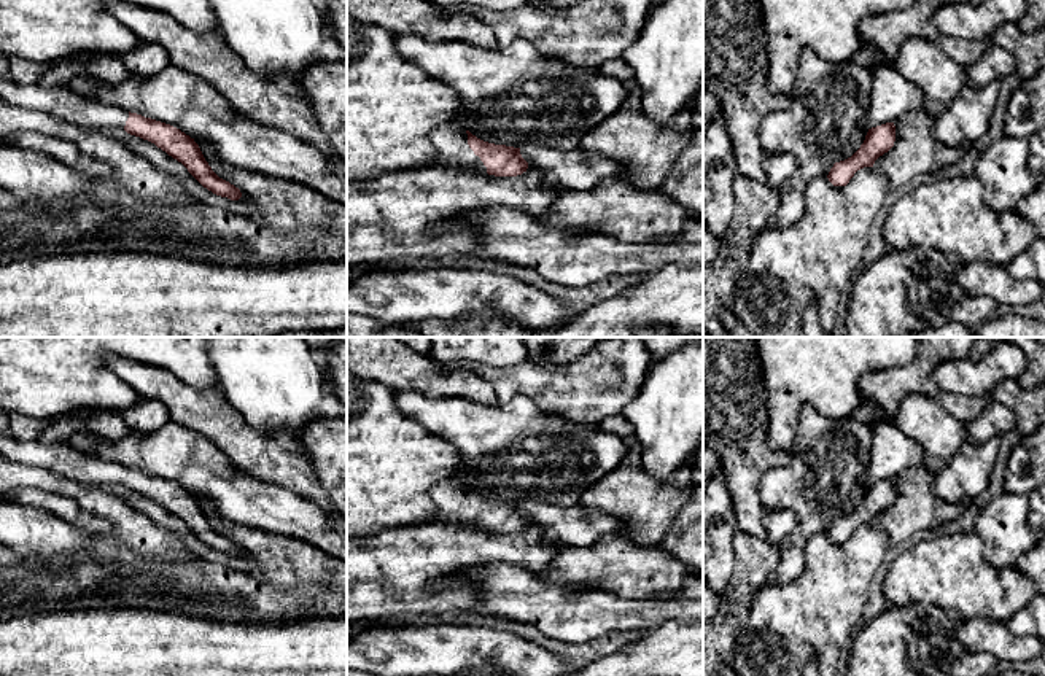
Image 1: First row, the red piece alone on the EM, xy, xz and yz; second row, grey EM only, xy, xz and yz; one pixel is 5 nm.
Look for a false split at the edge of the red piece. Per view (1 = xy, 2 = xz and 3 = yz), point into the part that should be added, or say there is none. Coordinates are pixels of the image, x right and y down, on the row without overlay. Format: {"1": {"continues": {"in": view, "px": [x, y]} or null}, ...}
{"1": {"continues": {"in": "xy", "px": [64, 460]}}, "2": {"continues": {"in": "xz", "px": [450, 498]}}, "3": {"continues": null}}

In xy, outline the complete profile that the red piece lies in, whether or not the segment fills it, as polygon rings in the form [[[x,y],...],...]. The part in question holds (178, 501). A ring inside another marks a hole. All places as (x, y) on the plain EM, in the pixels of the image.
[[[0,436],[0,453],[14,463],[45,469],[91,487],[124,485],[130,491],[154,499],[181,519],[213,550],[231,557],[242,554],[239,544],[212,526],[194,495],[170,480],[81,452],[70,444],[22,442],[11,436]]]

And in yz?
[[[894,479],[868,485],[860,504],[851,514],[833,520],[827,531],[829,538],[833,542],[846,542],[857,526],[873,523],[875,517],[894,503],[894,498]]]

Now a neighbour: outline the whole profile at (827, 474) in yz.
[[[813,406],[802,409],[797,437],[786,466],[768,469],[762,479],[765,511],[792,511],[797,526],[783,541],[771,581],[787,584],[805,568],[805,544],[818,533],[827,533],[835,519],[851,514],[868,488],[873,426],[856,418],[830,420]]]

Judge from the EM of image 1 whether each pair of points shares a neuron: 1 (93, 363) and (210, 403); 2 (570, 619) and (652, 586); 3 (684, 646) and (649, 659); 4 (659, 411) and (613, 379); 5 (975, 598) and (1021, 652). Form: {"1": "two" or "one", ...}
{"1": "two", "2": "two", "3": "one", "4": "two", "5": "two"}

